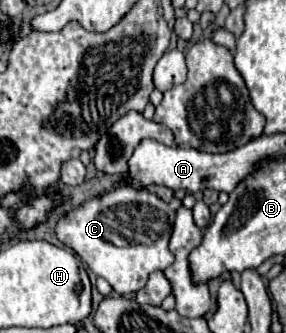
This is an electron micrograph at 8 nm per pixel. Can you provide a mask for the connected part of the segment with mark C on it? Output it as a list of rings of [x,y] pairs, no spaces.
[[[116,188],[102,198],[92,198],[62,216],[56,226],[58,240],[72,248],[96,276],[108,280],[120,296],[138,292],[152,272],[164,270],[174,262],[174,254],[168,250],[170,234],[168,204],[156,194],[136,188]]]

